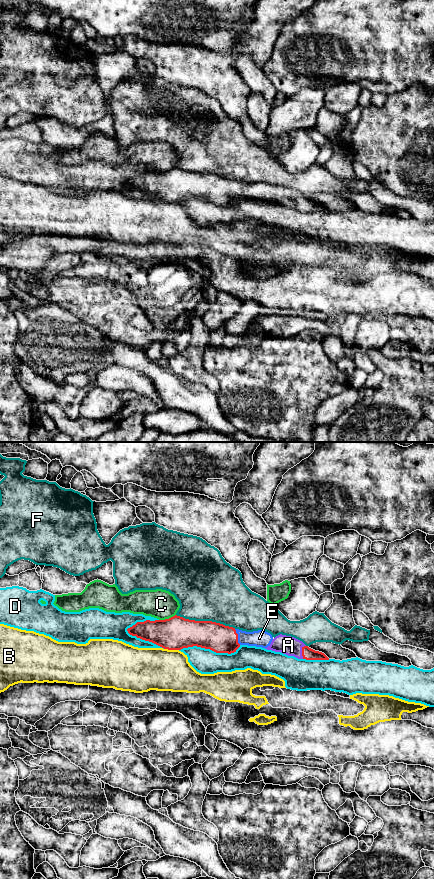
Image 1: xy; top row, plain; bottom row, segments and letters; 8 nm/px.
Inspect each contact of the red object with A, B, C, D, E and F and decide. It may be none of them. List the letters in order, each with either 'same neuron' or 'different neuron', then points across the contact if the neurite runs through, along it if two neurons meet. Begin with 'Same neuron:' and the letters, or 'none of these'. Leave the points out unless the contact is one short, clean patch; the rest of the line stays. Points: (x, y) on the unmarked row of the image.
Same neuron: none of these
A: different neuron
B: different neuron
C: different neuron
D: different neuron
E: different neuron; border xy (234, 181), (237, 186), (237, 193), (240, 196)
F: different neuron

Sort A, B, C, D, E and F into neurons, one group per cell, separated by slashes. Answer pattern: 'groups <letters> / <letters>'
groups A E / B / C / D / F

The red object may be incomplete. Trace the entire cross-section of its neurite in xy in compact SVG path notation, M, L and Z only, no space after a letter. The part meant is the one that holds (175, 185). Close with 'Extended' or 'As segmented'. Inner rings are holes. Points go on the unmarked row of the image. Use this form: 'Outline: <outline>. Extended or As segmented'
Outline: M180 168L137 174L128 185L164 201L201 199L216 205L234 205L240 199L235 180L212 173L195 173Z. As segmented

